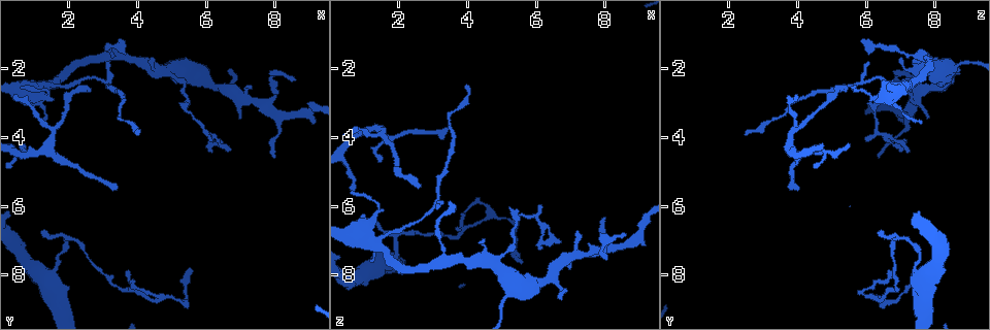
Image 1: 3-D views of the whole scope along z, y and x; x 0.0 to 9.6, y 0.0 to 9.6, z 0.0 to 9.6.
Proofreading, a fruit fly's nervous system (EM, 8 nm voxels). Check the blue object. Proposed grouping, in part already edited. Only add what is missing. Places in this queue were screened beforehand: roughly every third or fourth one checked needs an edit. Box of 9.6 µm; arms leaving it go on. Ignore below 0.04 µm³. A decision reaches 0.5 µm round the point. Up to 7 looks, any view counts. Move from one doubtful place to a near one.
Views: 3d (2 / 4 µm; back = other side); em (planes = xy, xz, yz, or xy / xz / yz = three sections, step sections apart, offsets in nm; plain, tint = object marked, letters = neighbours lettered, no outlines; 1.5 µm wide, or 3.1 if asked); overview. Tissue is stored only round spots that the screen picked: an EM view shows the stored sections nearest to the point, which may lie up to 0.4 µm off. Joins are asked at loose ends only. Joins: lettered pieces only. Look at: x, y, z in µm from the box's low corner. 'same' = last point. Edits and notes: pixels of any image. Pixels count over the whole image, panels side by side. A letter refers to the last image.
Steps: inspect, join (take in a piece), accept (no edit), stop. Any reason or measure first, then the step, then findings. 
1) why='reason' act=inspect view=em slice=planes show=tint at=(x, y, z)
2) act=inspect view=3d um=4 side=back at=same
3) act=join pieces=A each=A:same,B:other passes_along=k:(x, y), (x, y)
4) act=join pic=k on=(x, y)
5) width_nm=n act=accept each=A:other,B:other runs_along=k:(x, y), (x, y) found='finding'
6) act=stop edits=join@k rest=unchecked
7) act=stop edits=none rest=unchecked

why='an open end' act=inspect view=em slice=planes show=letters at=(0.70, 4.15, 5.50)

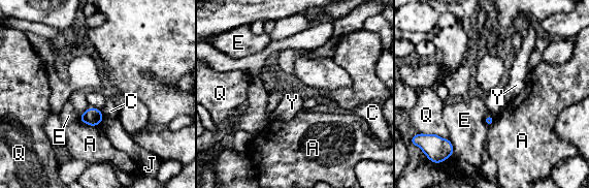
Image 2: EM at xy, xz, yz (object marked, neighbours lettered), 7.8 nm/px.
act=accept each=A:other,C:other,E:other,J:other,Q:other,Y:other border=2:(90, 106), (96, 107), (101, 113) found='no lettered piece goes on from it'

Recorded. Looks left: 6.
why='branch stops here' act=inspect view=em slice=yz step=4 show=tint at=(1.25, 6.75, 6.30)

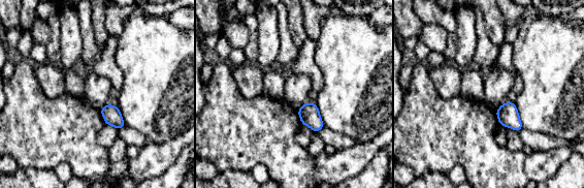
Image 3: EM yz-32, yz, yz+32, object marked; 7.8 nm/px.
act=inspect view=em slice=planes show=letters at=same

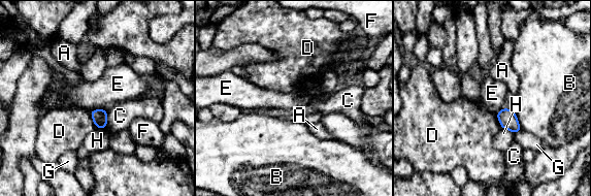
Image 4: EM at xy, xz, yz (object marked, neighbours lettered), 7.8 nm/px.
act=accept each=A:other,B:other,C:other,D:other,E:other,F:other,G:other,H:other border=4:(89, 112), (93, 123), (98, 128) found='no lettered piece goes on from it'

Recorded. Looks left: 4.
why='an open end' act=inspect view=em slice=planes show=letters at=(4.45, 1.70, 6.95)

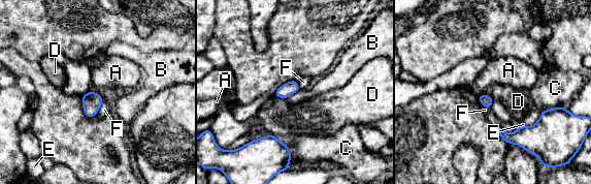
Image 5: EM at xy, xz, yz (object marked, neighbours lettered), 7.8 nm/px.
act=accept each=A:other,B:other,C:other,D:other,E:other,F:other found='no lettered piece goes on from it'

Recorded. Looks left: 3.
act=stop edits=none rest=unchecked

